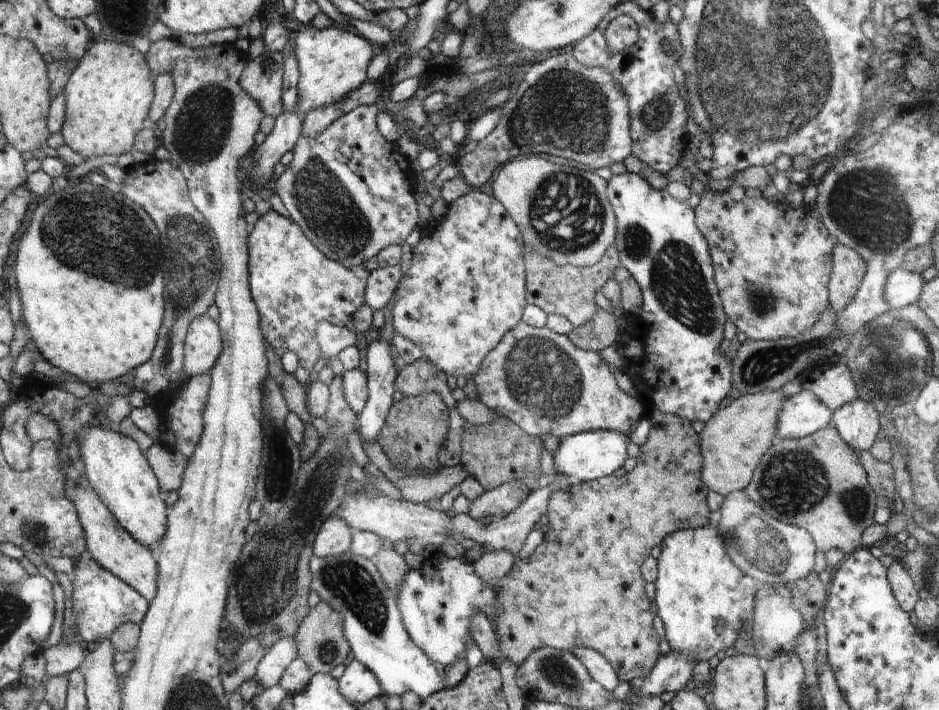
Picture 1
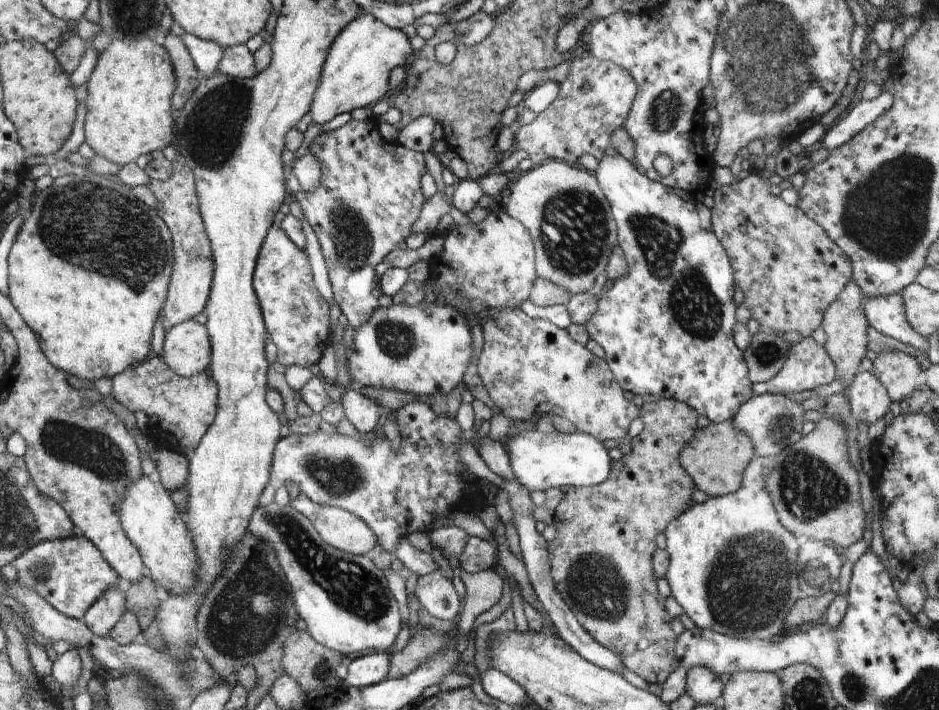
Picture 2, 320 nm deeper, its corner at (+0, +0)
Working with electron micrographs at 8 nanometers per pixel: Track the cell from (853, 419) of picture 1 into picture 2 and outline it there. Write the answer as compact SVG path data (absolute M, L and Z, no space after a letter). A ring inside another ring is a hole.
M860 370L846 393L850 410L858 421L872 423L889 412L892 402L885 386L870 371Z

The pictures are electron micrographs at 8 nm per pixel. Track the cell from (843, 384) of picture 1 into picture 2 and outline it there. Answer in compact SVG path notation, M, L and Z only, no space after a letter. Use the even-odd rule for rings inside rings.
M805 336L800 342L792 343L789 346L785 361L780 372L765 383L756 383L755 394L792 394L803 390L813 390L814 388L828 384L835 379L835 366L830 356L826 352L825 346L816 342L812 336Z

